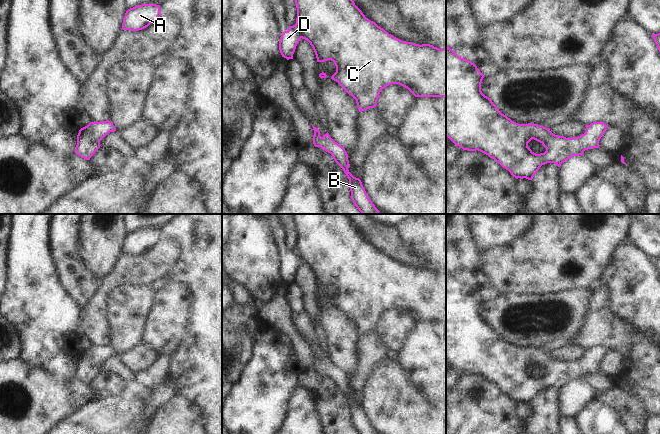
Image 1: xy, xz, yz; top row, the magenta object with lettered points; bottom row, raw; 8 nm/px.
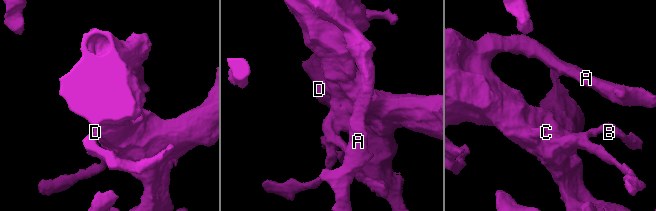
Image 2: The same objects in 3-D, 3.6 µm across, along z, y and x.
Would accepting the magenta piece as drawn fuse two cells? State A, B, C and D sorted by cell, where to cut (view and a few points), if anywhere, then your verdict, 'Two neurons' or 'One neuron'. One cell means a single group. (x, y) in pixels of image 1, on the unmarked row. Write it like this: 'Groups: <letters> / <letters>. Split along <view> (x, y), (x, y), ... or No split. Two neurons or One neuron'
Groups: A B C D. No split. One neuron

